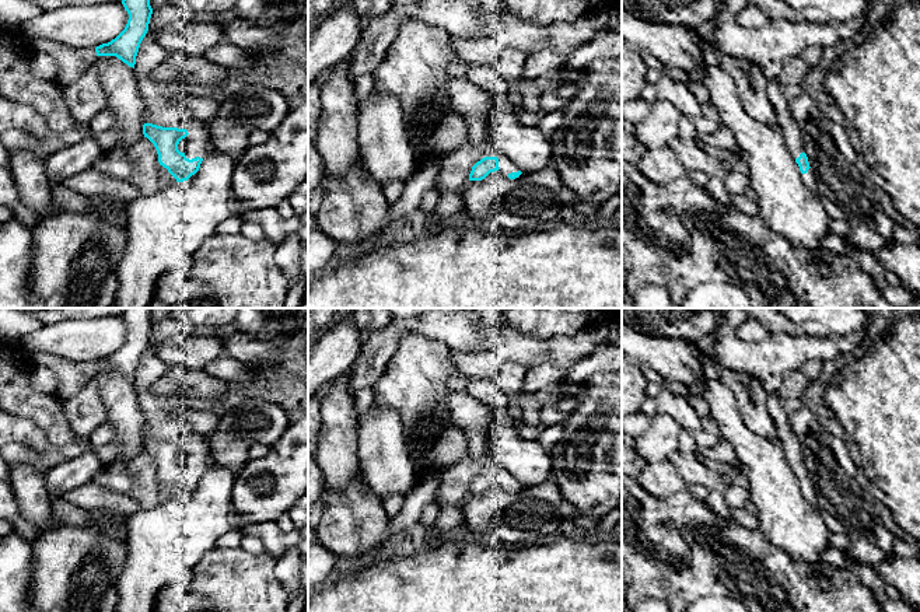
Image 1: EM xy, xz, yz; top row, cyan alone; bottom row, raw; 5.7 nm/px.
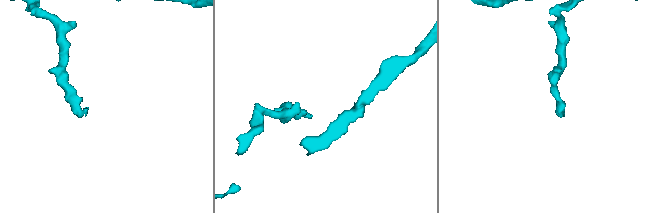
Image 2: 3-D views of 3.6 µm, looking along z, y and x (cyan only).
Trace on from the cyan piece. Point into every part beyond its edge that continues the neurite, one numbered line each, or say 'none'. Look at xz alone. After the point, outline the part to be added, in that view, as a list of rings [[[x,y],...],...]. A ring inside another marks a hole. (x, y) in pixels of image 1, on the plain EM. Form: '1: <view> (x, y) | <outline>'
1: xz (506, 479) | [[[490,458],[486,464],[485,464],[485,471],[497,471],[499,472],[499,486],[508,492],[508,489],[511,486],[518,486],[520,483],[517,482],[517,479],[504,468],[501,468],[496,459]]]

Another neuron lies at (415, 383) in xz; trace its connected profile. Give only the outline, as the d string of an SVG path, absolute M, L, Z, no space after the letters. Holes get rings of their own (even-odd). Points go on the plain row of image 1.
M407 333L374 385L374 405L400 415L406 448L413 461L454 426L447 388L452 373L445 343Z

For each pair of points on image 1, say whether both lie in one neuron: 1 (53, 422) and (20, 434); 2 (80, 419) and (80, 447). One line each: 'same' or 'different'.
1: different
2: different

